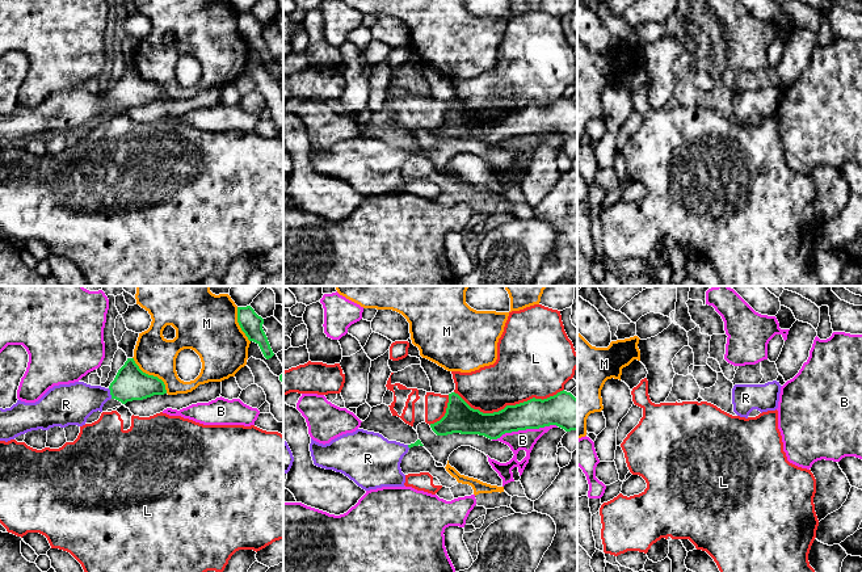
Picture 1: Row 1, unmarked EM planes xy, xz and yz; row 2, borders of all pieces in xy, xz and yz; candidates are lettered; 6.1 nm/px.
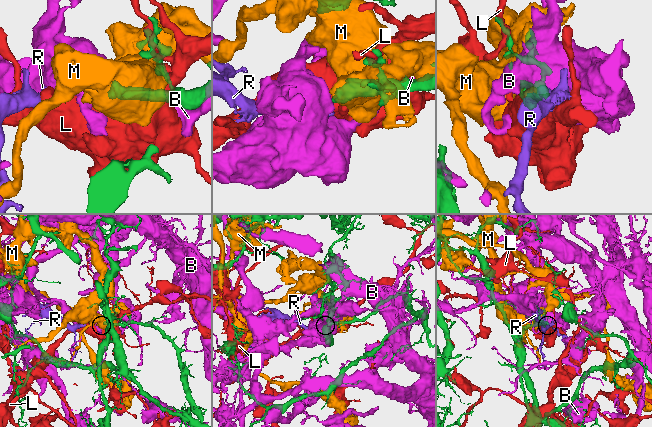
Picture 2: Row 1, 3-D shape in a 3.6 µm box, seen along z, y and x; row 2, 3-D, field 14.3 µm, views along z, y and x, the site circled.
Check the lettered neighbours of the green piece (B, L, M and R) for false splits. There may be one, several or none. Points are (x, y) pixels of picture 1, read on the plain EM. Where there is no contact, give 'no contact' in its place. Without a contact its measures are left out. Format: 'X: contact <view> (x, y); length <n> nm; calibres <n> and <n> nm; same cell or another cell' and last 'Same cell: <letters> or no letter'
B: contact xz (524, 135); length 400 nm; calibres 190 and 130 nm; another cell
L: contact xz (508, 112); length 650 nm; calibres 190 and 360 nm; another cell
M: contact xy (151, 81); length 300 nm; calibres 200 and 240 nm; another cell
R: contact xy (110, 100); length 70 nm; calibres 200 and 260 nm; same cell
Same cell: R

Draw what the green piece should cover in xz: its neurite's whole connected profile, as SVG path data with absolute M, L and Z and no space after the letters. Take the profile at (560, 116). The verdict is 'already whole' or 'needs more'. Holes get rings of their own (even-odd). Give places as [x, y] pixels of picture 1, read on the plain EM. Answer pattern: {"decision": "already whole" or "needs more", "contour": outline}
{"decision": "already whole", "contour": "M563 96L543 106L533 104L493 119L474 115L458 100L451 98L445 122L430 130L430 134L437 142L461 139L497 146L505 139L550 131L565 138L577 136L577 105L571 98Z"}

